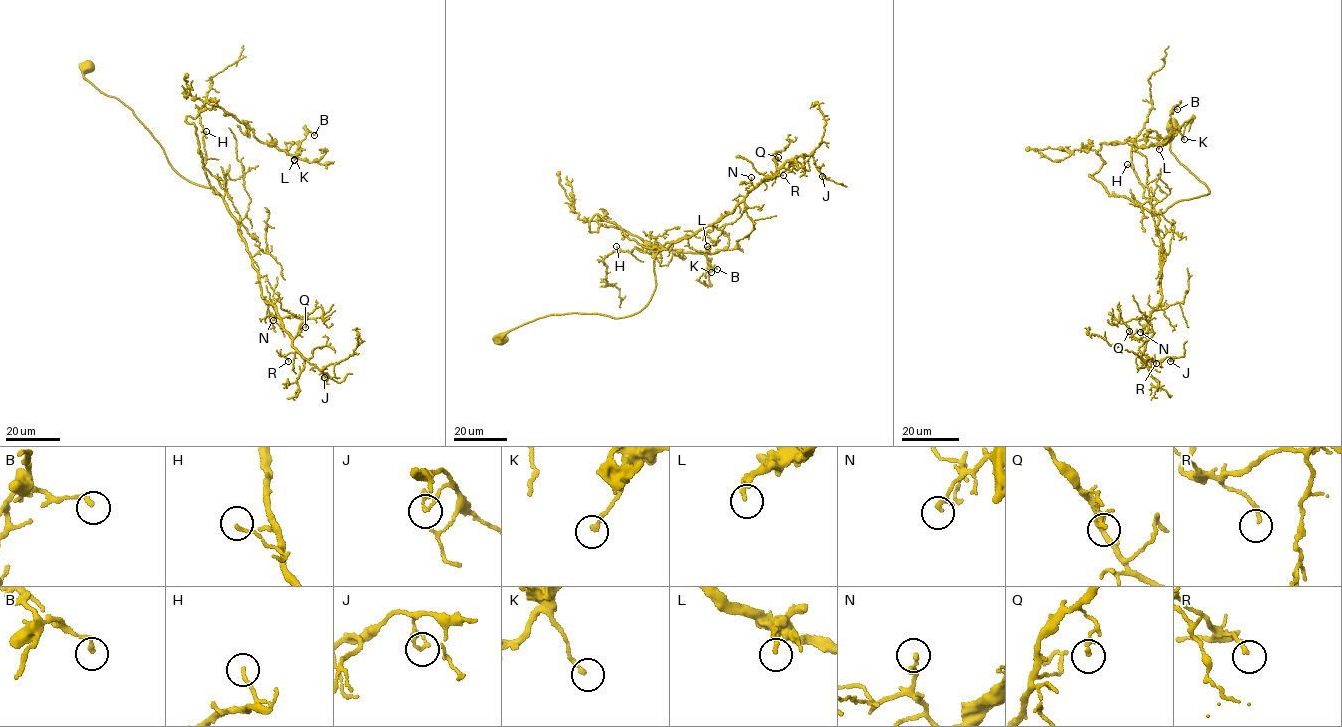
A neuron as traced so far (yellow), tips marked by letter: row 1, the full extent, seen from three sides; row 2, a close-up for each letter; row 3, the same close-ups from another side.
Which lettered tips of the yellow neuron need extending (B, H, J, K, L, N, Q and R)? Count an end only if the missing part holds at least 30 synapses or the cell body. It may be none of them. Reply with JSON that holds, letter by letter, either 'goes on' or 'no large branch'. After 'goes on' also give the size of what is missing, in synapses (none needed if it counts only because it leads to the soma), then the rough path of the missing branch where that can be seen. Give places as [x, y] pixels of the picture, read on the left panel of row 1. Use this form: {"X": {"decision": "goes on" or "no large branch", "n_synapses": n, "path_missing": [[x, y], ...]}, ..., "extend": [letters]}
{"B": {"decision": "no large branch"}, "H": {"decision": "no large branch"}, "J": {"decision": "no large branch"}, "K": {"decision": "no large branch"}, "L": {"decision": "no large branch"}, "N": {"decision": "no large branch"}, "Q": {"decision": "no large branch"}, "R": {"decision": "no large branch"}, "extend": []}

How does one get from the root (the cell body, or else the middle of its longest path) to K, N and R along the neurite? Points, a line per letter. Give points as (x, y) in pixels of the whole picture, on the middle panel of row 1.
K: (501, 338), (647, 304), (658, 249), (596, 214), (590, 231), (705, 254), (711, 272)
N: (501, 338), (549, 315), (637, 313), (655, 289), (657, 252), (731, 212), (754, 187), (751, 177)
R: (501, 338), (549, 315), (635, 314), (655, 289), (657, 252), (731, 212), (782, 166), (777, 175), (783, 175)

